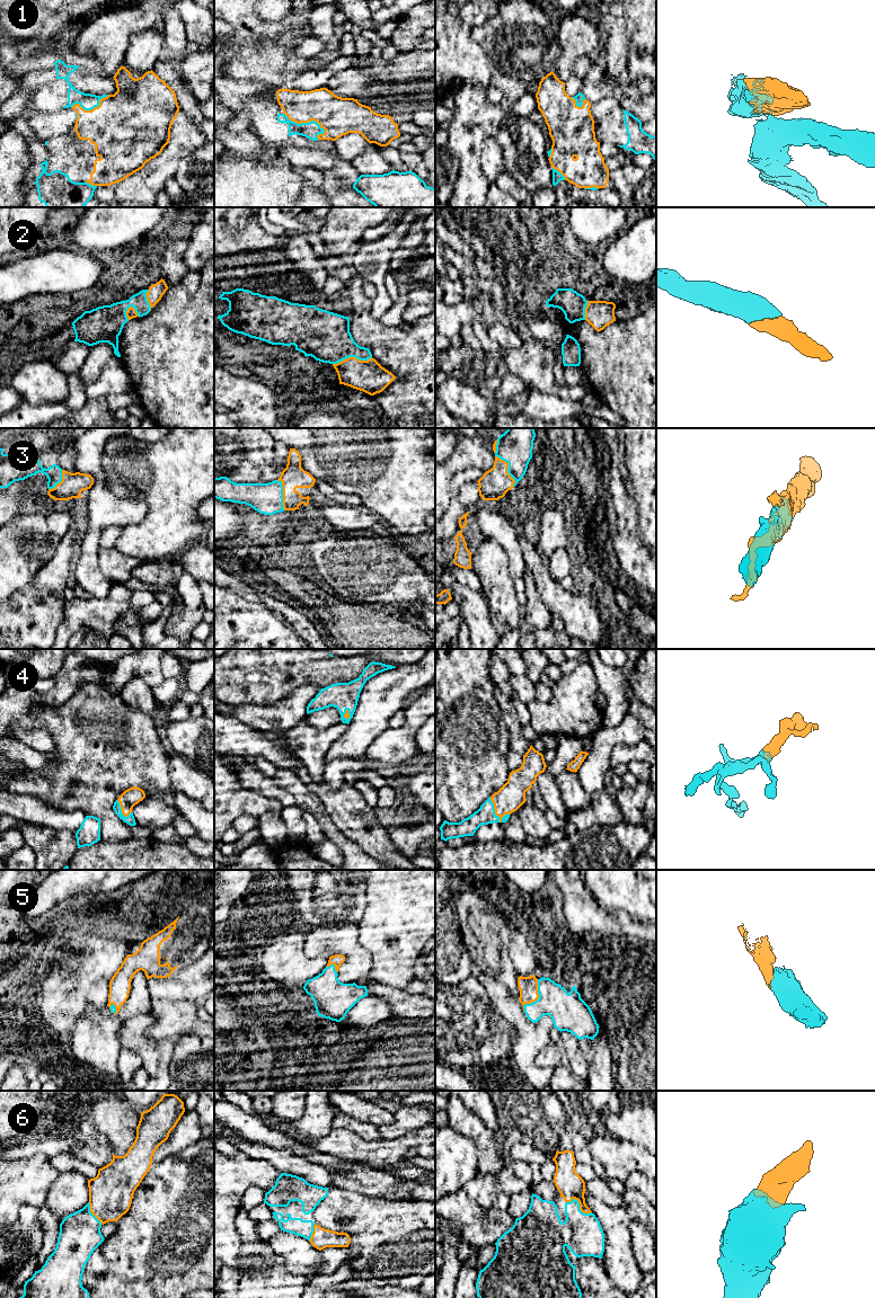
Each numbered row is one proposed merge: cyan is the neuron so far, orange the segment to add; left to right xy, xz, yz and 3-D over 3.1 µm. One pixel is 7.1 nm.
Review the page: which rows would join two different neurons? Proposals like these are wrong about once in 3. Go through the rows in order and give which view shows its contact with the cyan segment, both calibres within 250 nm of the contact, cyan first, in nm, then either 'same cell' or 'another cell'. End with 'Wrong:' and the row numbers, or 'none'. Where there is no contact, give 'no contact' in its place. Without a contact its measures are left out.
1: meets cyan in xz; 120 nm thick on the cyan side, 280 nm on the other; another cell
2: meets cyan in xz; 360 nm thick on the cyan side, 220 nm on the other; same cell
3: meets cyan in yz; 240 nm thick on the cyan side, 200 nm on the other; same cell
4: meets cyan in yz; 140 nm thick on the cyan side, 190 nm on the other; same cell
5: meets cyan in yz; 260 nm thick on the cyan side, 140 nm on the other; same cell
6: meets cyan in yz; 280 nm thick on the cyan side, 190 nm on the other; same cell
Wrong: 1

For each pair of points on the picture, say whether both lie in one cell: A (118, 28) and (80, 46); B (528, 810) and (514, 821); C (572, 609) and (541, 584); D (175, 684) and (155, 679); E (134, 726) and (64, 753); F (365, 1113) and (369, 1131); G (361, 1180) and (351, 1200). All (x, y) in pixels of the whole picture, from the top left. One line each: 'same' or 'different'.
A: same
B: different
C: same
D: different
E: same
F: different
G: different

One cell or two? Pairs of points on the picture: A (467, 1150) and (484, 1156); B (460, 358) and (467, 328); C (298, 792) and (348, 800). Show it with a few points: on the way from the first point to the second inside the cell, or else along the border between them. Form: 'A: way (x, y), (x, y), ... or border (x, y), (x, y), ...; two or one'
A: border (460, 1134), (468, 1137), (476, 1147), (478, 1171); two
B: border (462, 343), (470, 349); two
C: border (291, 770), (309, 790); two

